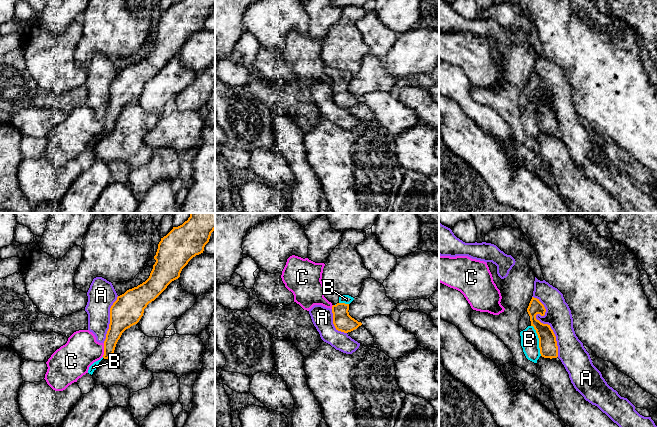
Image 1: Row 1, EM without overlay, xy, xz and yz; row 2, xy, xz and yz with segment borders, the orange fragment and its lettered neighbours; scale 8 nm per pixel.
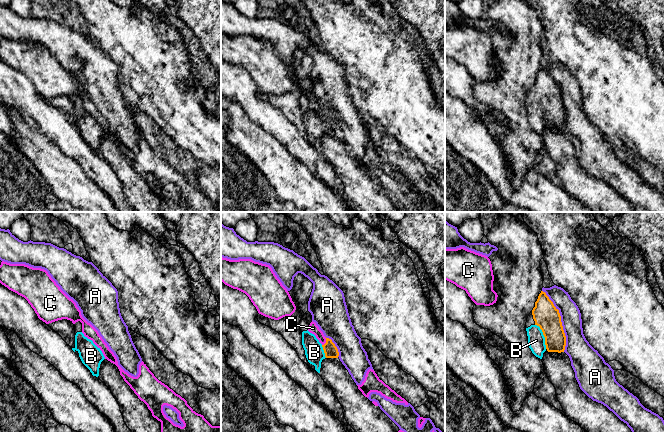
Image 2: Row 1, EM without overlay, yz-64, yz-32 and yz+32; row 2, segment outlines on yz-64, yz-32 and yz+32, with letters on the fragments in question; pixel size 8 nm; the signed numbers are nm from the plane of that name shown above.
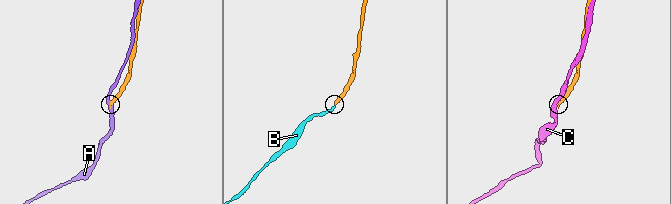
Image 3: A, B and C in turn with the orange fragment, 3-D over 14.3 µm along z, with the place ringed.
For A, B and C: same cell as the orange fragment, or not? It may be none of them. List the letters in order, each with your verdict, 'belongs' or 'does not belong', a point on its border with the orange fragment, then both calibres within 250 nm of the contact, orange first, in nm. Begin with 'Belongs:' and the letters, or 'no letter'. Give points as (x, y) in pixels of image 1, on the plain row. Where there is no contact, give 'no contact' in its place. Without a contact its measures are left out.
Belongs: B
A: does not belong | yz (542, 99) | 140/220 nm
B: belongs | yz (539, 116) | 140/140 nm
C: does not belong | xy (104, 126) | 150/280 nm

